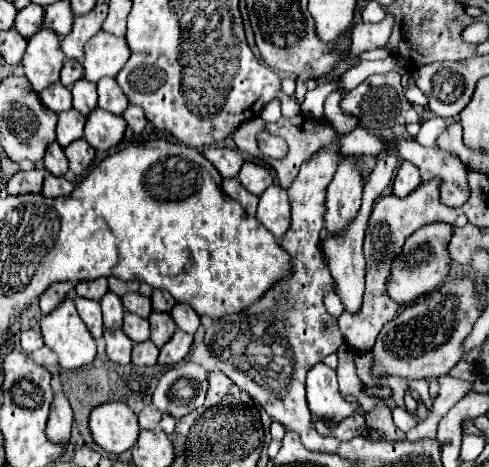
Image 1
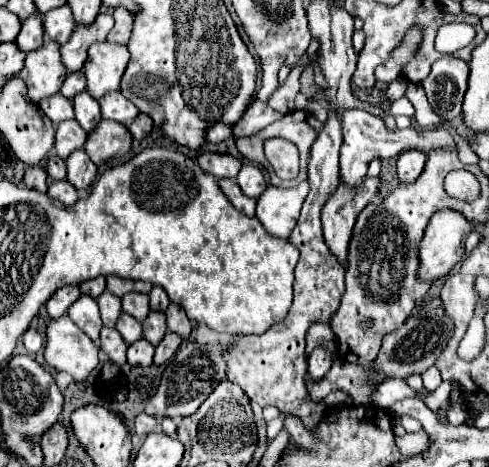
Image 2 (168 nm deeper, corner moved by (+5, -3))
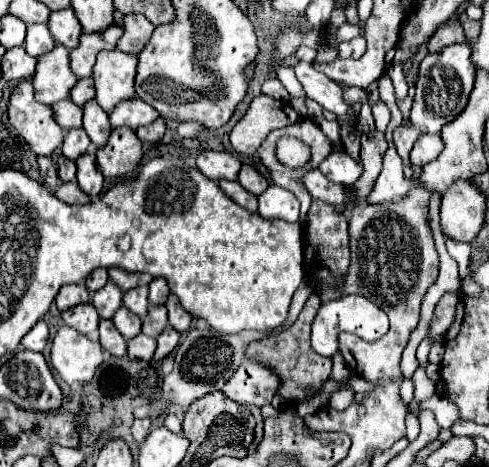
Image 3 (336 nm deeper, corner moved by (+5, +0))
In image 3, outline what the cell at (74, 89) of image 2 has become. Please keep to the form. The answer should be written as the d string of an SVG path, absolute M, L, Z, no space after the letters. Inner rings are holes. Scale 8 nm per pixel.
M79 78L77 84L71 88L71 100L77 106L83 106L87 100L91 100L95 96L95 88L93 88L93 78Z

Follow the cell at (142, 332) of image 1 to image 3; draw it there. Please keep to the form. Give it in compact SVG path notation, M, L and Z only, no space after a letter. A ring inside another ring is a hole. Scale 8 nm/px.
M121 306L115 316L113 316L113 322L117 326L117 330L127 338L131 340L133 336L137 336L141 332L141 318L135 316L133 312L129 312L125 306Z

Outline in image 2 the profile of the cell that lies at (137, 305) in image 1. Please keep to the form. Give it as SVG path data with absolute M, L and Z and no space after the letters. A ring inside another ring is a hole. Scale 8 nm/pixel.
M127 293L123 295L123 311L133 315L137 321L145 321L145 317L149 315L149 295L145 293Z

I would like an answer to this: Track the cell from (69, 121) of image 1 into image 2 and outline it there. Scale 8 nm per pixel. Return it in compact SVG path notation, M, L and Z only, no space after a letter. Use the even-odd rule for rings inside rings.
M75 119L59 123L57 127L57 141L55 141L55 151L61 159L67 159L73 151L83 149L87 141L87 133L79 127Z

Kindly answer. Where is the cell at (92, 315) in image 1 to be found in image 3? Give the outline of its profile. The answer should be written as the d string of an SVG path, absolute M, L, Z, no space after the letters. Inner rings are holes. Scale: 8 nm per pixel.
M85 302L85 304L77 304L69 310L65 310L63 314L63 322L75 330L79 330L81 334L91 334L97 330L99 326L99 316L97 316L97 310L91 302Z

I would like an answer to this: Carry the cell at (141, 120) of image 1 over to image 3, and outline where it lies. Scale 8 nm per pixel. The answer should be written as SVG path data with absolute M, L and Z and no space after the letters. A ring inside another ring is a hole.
M157 118L155 122L147 124L147 126L141 126L135 130L135 134L145 140L145 142L159 142L165 134L165 120L163 118Z

